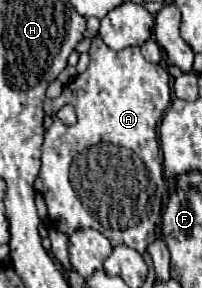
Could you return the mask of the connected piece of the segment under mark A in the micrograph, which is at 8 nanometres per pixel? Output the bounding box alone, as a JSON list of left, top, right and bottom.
[40,36,170,254]

